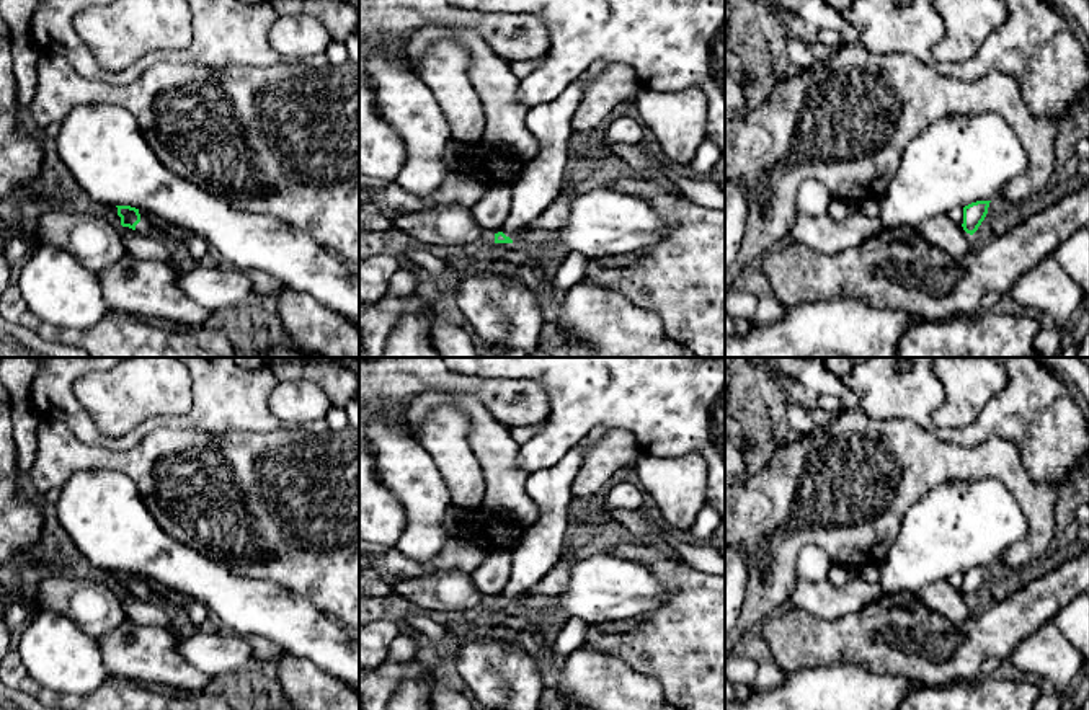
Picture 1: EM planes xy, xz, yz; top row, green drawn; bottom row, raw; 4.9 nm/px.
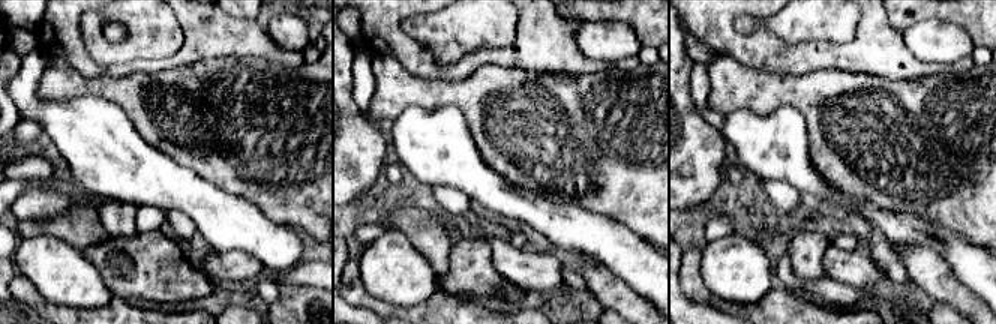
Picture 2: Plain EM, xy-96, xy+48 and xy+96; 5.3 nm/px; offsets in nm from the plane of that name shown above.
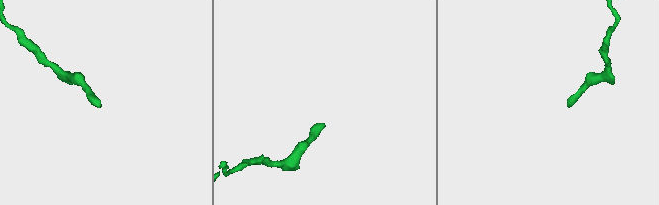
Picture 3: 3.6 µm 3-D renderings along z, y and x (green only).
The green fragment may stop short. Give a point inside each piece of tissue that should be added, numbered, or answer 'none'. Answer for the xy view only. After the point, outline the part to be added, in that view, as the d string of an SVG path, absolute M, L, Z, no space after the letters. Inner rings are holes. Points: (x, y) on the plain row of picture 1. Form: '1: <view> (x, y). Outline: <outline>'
1: xy (142, 593). Outline: M140 586L137 591L136 591L136 597L140 599L140 601L145 601L145 602L158 602L157 596L145 586Z

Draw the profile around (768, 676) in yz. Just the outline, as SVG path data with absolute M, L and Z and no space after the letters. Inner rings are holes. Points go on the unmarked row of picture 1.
M774 661L758 663L756 679L751 690L766 692L776 689L785 681L785 676L787 674L784 674Z

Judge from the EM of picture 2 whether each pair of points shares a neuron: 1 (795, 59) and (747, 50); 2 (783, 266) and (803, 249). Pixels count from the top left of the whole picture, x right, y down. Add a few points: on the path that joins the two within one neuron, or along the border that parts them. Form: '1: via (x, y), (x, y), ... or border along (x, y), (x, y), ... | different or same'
1: via (783, 59), (759, 50) | same
2: border along (785, 255), (800, 279), (821, 278) | different

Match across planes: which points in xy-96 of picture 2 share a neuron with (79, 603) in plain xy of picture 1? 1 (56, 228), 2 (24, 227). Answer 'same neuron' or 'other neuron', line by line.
1: same neuron
2: same neuron

